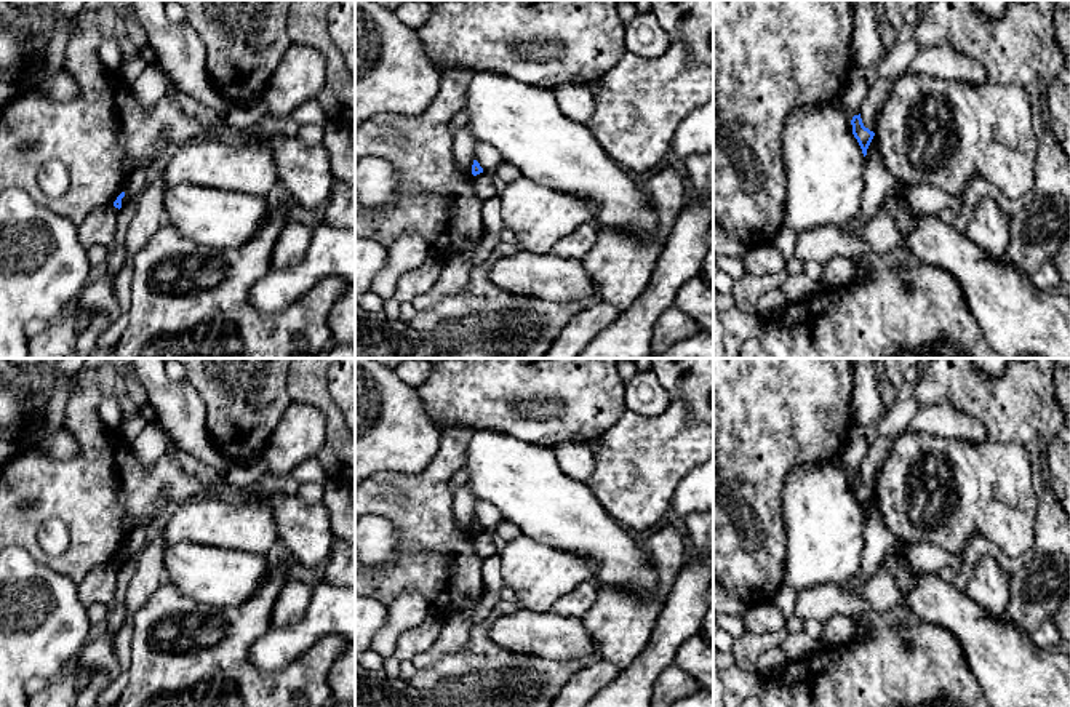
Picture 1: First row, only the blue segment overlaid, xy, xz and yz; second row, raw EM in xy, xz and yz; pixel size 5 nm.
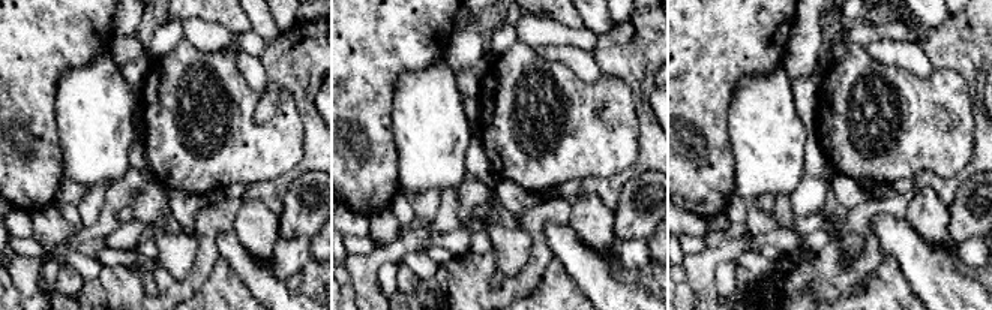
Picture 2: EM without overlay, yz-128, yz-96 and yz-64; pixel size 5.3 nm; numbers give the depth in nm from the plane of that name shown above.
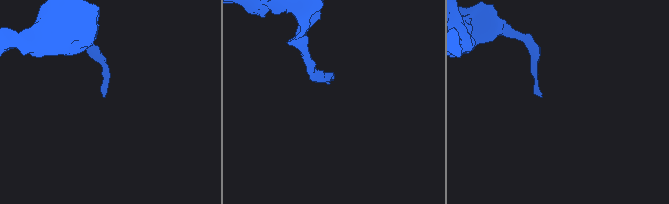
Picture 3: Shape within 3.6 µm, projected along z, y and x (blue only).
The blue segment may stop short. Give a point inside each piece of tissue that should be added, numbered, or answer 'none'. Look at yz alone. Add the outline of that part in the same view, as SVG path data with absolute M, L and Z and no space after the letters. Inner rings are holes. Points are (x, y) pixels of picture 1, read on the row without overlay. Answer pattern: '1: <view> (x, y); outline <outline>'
none

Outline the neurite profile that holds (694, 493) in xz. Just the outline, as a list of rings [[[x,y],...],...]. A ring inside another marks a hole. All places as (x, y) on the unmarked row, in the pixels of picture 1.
[[[713,456],[681,480],[670,509],[683,521],[696,512],[713,510]]]

